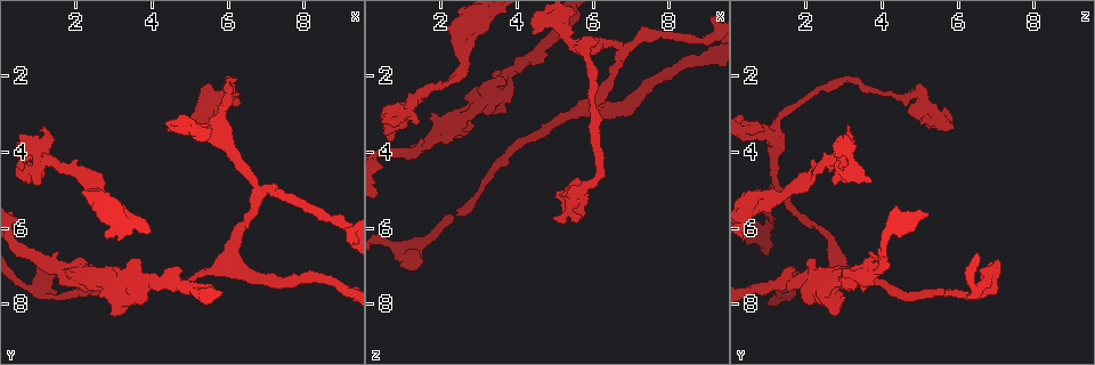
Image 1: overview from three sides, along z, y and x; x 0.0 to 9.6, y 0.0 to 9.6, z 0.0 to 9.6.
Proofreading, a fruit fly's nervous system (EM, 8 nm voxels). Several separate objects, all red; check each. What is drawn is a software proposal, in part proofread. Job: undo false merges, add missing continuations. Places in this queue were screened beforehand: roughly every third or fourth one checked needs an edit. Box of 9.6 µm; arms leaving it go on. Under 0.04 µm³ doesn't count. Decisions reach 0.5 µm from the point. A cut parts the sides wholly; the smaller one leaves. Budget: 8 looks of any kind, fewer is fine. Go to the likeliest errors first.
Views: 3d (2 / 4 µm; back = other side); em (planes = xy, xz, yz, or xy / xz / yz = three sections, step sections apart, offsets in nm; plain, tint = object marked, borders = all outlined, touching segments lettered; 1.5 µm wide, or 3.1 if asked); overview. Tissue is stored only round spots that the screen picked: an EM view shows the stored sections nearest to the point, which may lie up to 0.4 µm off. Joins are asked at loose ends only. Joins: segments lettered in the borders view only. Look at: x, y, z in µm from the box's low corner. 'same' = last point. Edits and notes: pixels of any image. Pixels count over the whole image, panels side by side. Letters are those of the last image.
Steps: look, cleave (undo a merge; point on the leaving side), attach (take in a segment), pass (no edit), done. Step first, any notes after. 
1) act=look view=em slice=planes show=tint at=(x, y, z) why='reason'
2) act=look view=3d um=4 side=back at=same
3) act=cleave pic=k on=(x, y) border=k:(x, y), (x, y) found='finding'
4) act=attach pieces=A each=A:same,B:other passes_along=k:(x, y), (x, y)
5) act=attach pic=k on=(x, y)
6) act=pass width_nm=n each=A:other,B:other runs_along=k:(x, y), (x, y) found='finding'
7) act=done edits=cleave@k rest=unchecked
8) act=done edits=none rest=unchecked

act=look view=3d um=4 at=(5.85, 2.50, 4.85) why='abrupt turn'

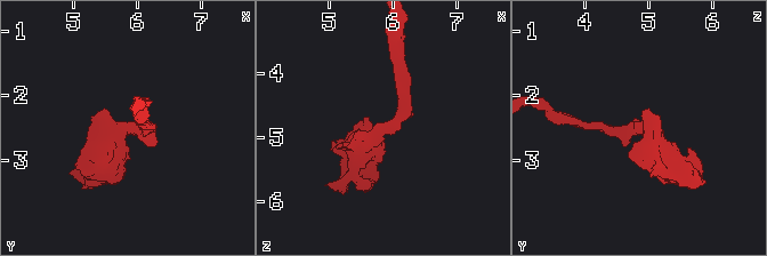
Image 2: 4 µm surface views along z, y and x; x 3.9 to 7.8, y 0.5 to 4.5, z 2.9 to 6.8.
act=look view=em slice=planes show=borders at=(5.85, 2.55, 4.85) why='now the EM'

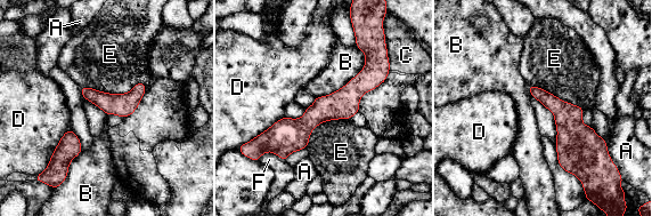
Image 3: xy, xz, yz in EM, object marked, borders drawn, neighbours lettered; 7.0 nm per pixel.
act=pass width_nm=130 each=A:other,B:other,C:other,D:other,E:other,F:other runs_along=3:(383, 74), (292, 135), (265, 141) found='continuous, no second neuron'

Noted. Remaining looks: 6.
act=look view=3d um=4 at=(4.55, 7.05, 1.65) why='branch stops here'

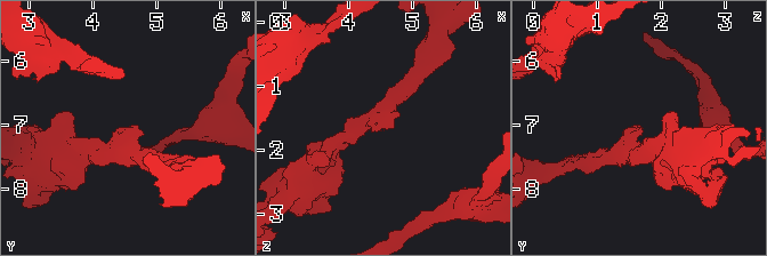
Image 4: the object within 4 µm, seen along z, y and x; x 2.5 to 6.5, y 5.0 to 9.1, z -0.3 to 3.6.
act=look view=em slice=planes show=borders at=(4.65, 7.00, 1.65)

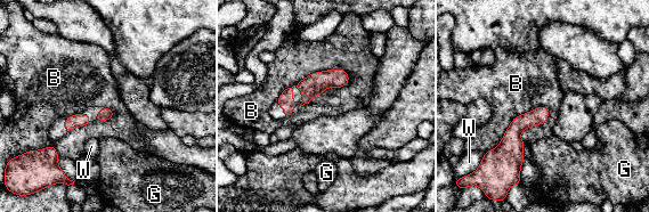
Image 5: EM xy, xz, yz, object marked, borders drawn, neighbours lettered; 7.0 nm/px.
act=pass each=B:other,G:other,W:other border=5:(332, 67), (290, 84), (275, 102) found='none of them fits'

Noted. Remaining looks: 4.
act=look view=3d um=4 side=back at=(6.10, 6.75, 2.80) why='three-way junction'

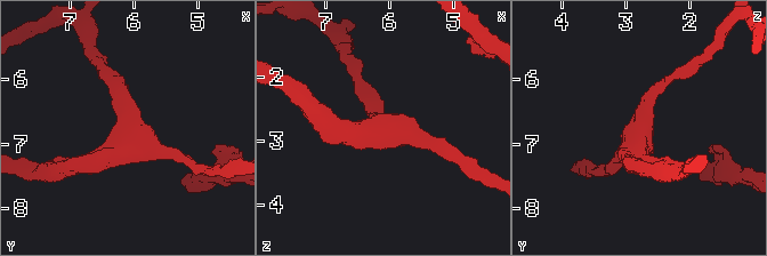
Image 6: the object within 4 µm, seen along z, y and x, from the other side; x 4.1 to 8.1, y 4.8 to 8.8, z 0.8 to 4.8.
act=look view=em slice=planes show=borders at=(6.10, 6.70, 2.80) why='now the EM'

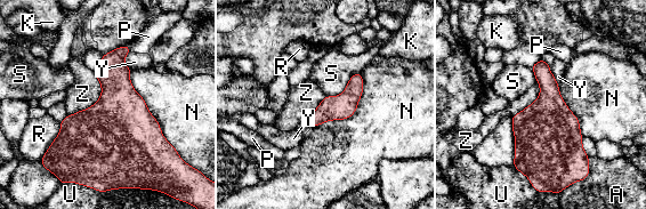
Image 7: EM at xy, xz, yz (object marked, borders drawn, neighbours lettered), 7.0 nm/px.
act=pass each=A:other,K:other,N:other,P:other,R:other,S:other,U:other,Y:other,Z:other arms=3 arm_widths_nm=200,200,300 found='all the same neuron'

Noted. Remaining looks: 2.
act=done edits=none rest=unchecked

